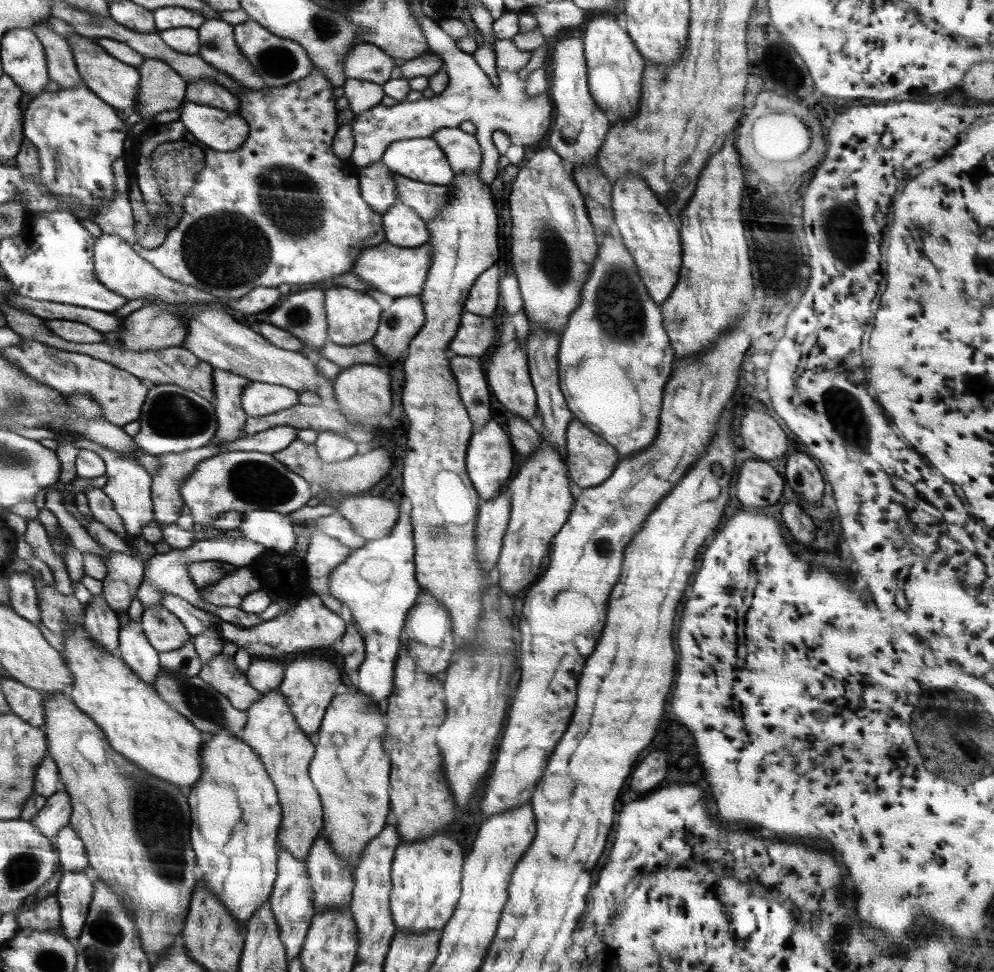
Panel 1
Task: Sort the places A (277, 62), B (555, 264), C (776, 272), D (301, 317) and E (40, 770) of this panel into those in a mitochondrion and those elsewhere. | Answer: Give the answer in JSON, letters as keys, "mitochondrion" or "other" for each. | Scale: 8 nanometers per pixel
{"A":"mitochondrion","B":"mitochondrion","C":"mitochondrion","D":"mitochondrion","E":"other"}

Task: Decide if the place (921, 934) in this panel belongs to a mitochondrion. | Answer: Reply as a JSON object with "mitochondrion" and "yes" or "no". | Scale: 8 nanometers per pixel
{"mitochondrion":"no"}

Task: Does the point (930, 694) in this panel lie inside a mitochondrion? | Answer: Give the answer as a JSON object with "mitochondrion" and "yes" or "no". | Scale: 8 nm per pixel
{"mitochondrion":"no"}

